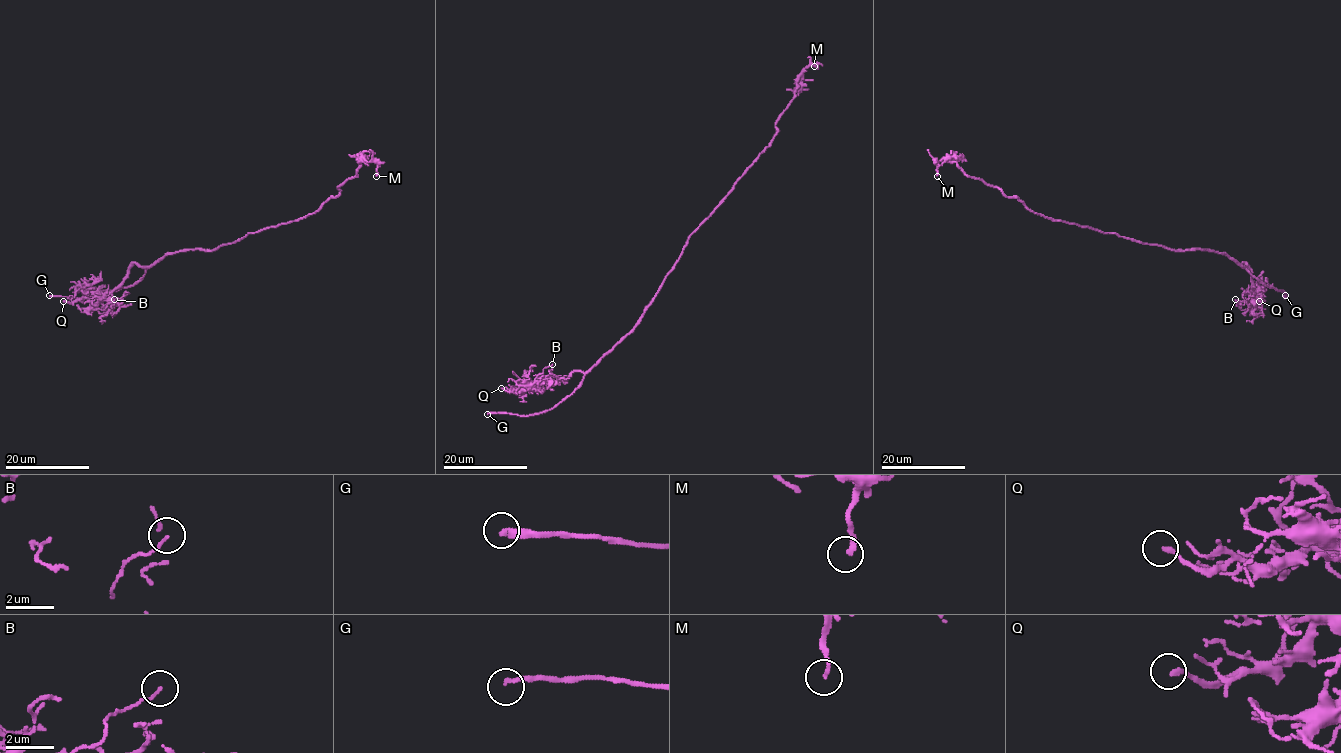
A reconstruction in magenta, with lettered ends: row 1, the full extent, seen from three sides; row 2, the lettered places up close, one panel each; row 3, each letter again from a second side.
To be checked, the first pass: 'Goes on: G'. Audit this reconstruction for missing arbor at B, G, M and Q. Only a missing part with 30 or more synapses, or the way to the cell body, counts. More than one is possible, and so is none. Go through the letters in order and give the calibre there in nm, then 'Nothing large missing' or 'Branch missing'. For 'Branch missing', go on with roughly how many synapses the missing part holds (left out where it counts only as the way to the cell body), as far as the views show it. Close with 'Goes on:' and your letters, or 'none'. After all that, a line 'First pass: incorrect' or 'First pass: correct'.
B: Thickness 100 nm. Nothing large missing
G: Thickness 220 nm. Branch missing
M: Thickness 180 nm. Nothing large missing
Q: Thickness 200 nm. Nothing large missing
Goes on: G
First pass: correct

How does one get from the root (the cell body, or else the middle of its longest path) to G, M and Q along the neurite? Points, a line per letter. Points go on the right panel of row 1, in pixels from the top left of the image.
G: (1128, 239), (1174, 250), (1210, 249), (1225, 252), (1259, 281), (1281, 290), (1285, 295)
M: (1128, 239), (1037, 214), (1016, 198), (1008, 198), (999, 188), (966, 175), (956, 162), (937, 161), (937, 176)
Q: (1128, 239), (1174, 250), (1210, 249), (1225, 252), (1250, 270), (1253, 294), (1259, 293), (1262, 303), (1259, 301)

